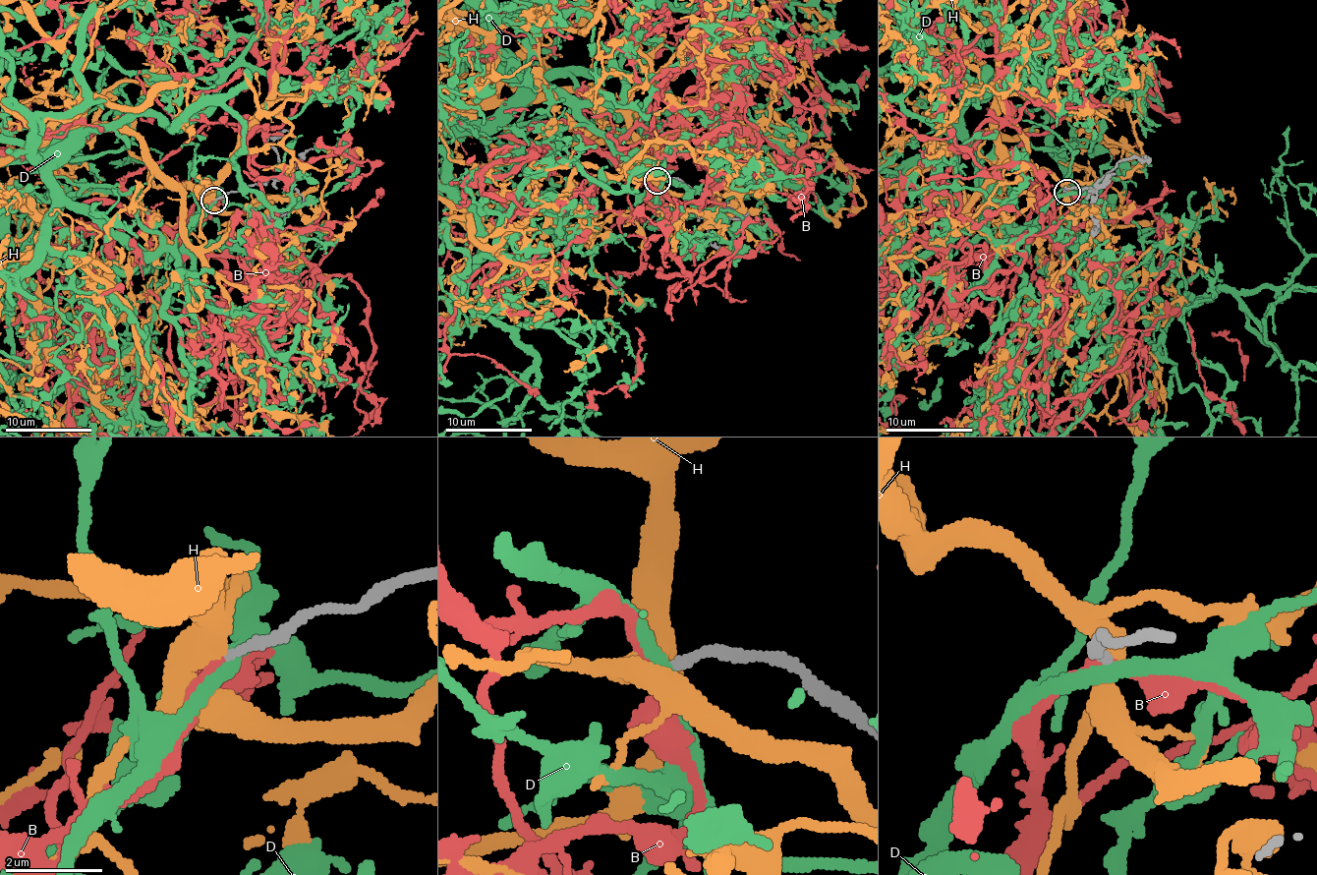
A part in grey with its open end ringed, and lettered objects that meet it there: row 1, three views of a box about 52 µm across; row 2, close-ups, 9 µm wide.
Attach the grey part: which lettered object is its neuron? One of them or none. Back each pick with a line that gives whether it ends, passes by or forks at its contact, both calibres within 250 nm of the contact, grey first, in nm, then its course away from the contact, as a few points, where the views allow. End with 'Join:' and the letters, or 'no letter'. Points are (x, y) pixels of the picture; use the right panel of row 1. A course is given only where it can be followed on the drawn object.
B: it passes by; 180 nm thick on the grey side, 240 nm on the other
Join: B

